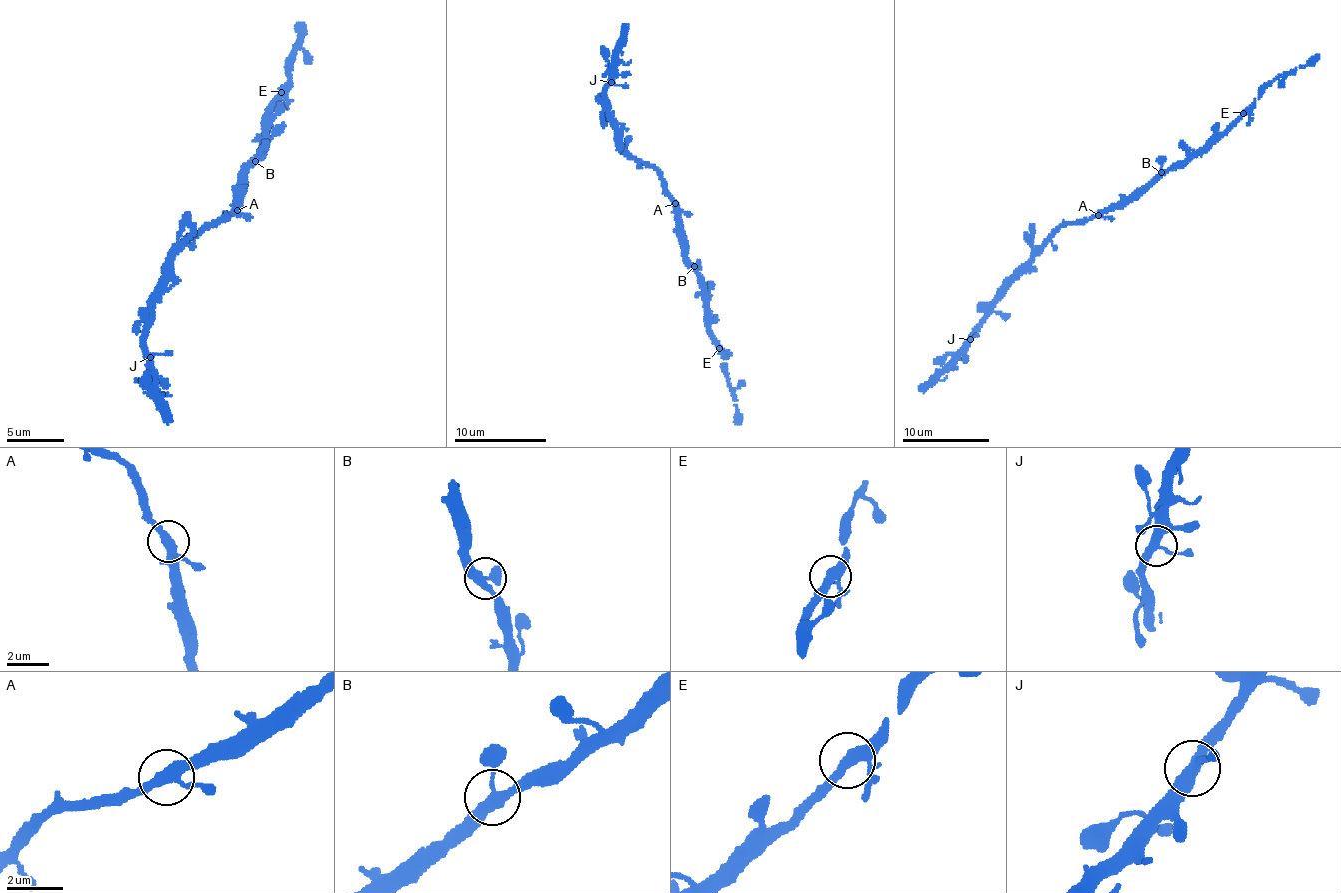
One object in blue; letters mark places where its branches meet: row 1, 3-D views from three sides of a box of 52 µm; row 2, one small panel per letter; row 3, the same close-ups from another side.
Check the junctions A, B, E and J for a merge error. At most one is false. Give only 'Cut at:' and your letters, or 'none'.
Cut at: none

